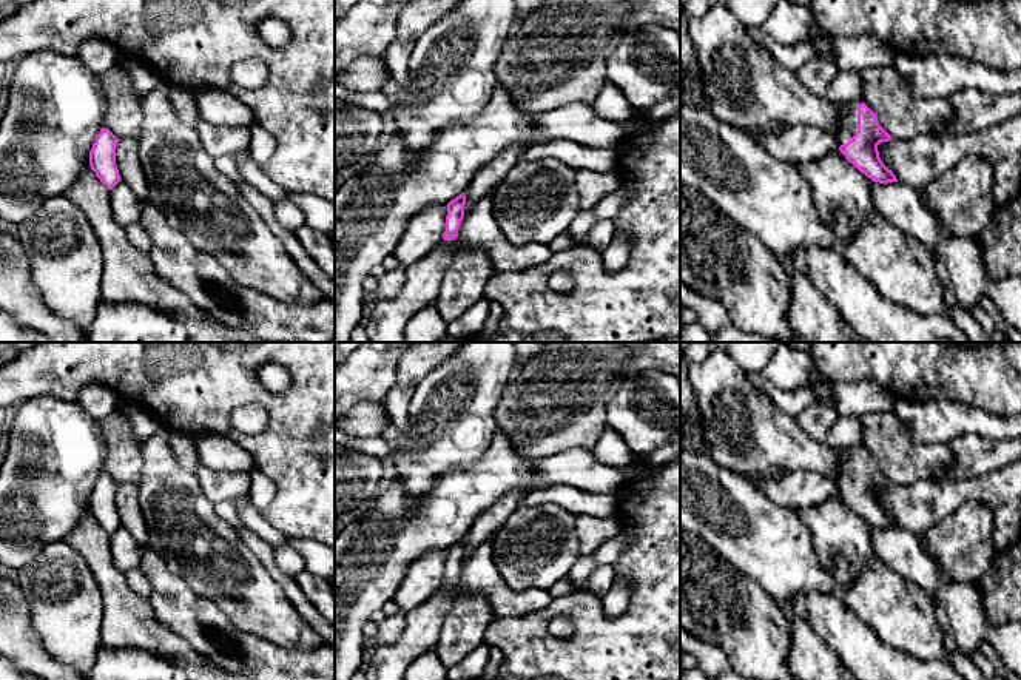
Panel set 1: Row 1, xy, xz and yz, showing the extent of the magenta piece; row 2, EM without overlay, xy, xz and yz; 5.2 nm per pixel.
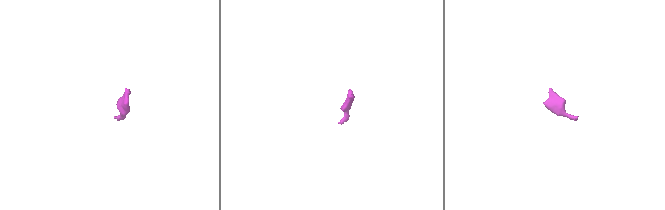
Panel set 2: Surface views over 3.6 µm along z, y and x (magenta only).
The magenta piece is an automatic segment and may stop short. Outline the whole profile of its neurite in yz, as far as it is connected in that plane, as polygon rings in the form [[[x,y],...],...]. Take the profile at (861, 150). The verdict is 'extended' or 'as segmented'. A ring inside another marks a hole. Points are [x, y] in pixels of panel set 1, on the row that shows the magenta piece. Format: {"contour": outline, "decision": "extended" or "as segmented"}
{"contour": [[[864,102],[834,108],[841,113],[834,137],[845,159],[873,182],[898,182],[879,157],[878,145],[891,136],[879,125],[876,114]]], "decision": "extended"}

